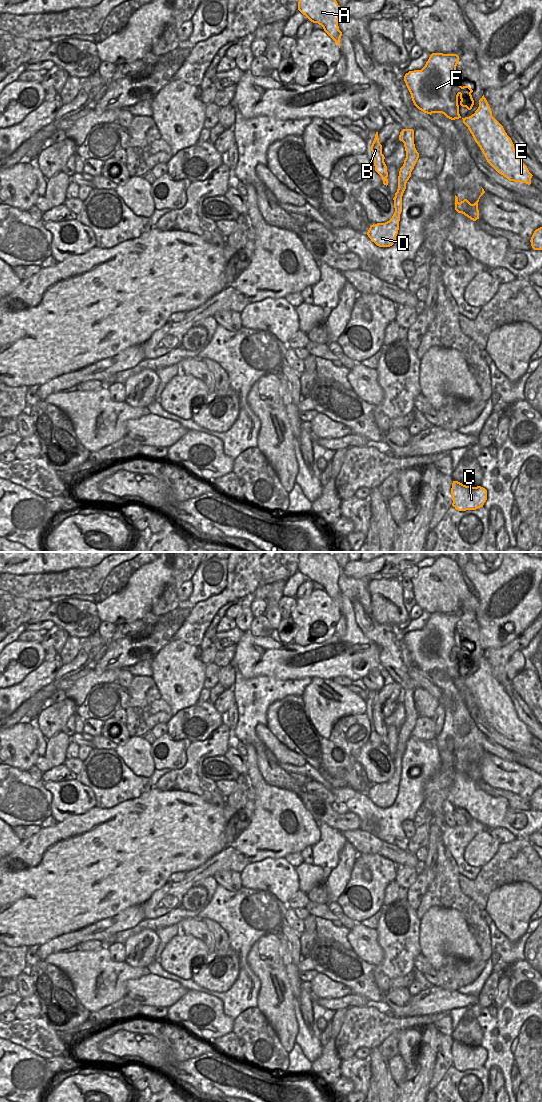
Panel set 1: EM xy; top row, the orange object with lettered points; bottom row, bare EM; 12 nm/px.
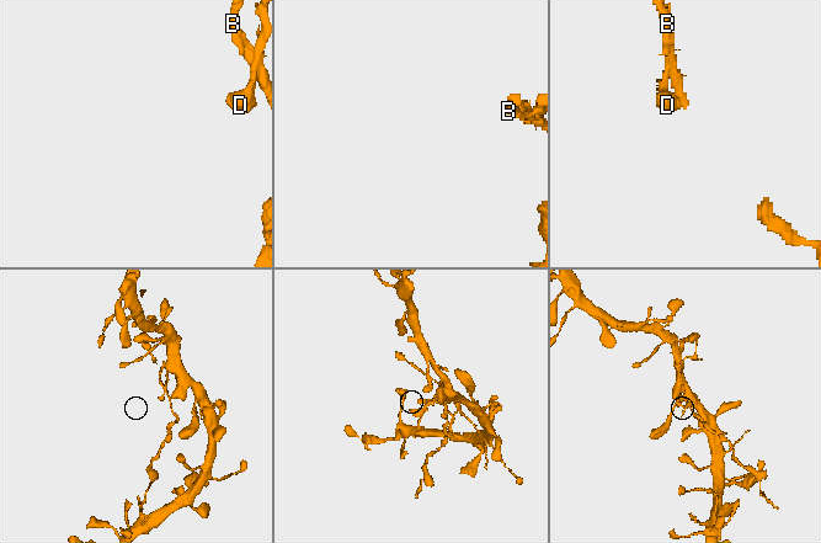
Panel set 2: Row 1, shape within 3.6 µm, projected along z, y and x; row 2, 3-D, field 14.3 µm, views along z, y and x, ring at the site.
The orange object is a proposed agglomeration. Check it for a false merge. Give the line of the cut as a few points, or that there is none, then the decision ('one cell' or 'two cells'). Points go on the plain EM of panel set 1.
cut in xy along (398, 739), (398, 741); two cells

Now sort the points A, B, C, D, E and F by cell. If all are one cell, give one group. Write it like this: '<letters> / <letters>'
A C D E F / B

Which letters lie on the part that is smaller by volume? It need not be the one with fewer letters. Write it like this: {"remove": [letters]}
{"remove": ["B"]}

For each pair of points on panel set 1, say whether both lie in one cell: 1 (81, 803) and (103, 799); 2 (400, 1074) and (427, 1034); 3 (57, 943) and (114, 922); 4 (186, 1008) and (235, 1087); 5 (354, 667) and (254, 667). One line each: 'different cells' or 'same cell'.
1: different cells
2: different cells
3: same cell
4: different cells
5: same cell

